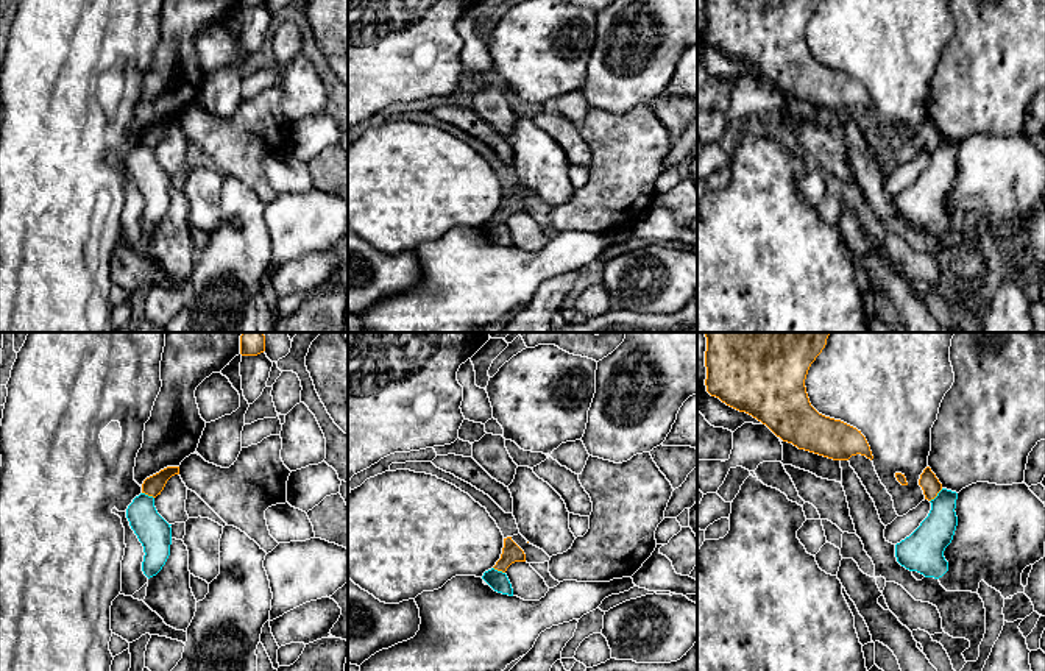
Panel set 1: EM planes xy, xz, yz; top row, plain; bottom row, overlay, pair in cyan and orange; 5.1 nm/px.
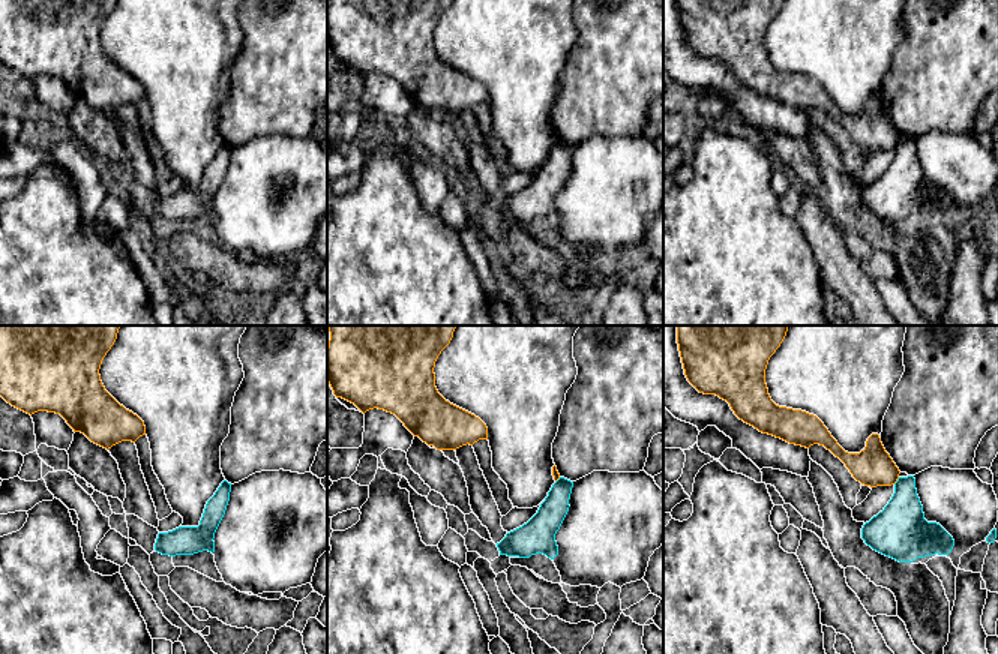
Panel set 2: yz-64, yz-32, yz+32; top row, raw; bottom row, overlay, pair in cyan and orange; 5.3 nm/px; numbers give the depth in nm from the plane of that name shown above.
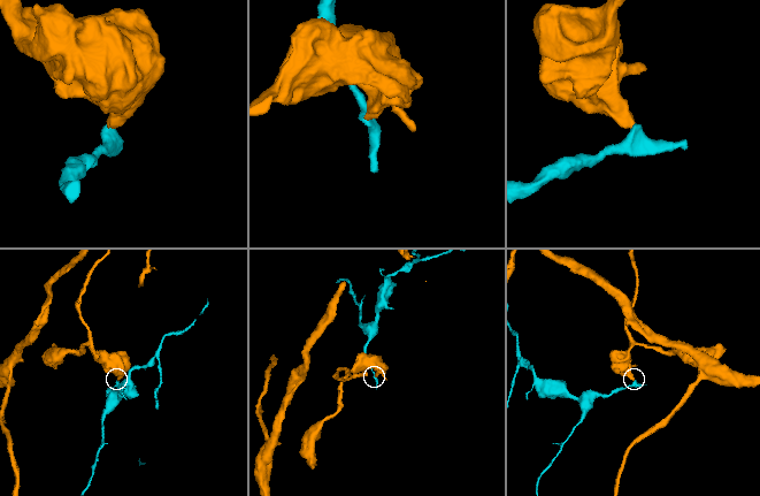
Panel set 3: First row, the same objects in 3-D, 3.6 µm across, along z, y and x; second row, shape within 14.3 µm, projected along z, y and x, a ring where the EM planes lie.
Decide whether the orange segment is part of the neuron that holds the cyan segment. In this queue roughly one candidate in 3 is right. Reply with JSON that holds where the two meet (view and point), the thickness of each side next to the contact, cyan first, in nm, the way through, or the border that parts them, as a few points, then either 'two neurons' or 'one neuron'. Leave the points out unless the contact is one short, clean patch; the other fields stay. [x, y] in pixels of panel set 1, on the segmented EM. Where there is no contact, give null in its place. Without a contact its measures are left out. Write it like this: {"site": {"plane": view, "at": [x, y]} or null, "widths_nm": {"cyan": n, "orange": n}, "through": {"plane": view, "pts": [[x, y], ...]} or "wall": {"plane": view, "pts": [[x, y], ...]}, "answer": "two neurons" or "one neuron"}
{"site": {"plane": "yz", "at": [938, 495]}, "widths_nm": {"cyan": 190, "orange": 100}, "wall": {"plane": "yz", "pts": [[942, 489], [930, 501]]}, "answer": "two neurons"}

